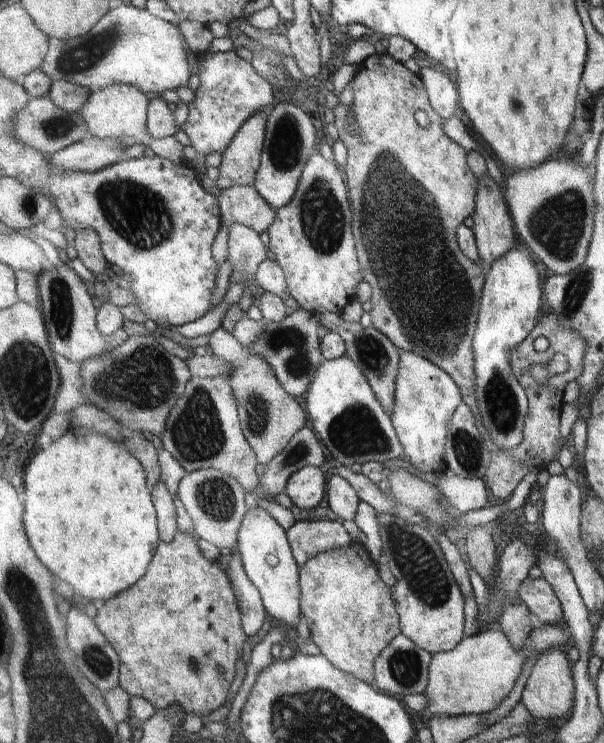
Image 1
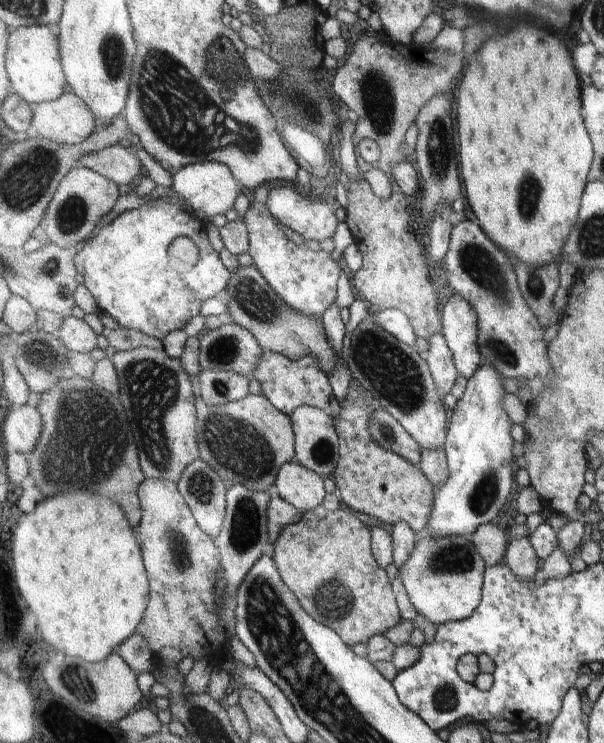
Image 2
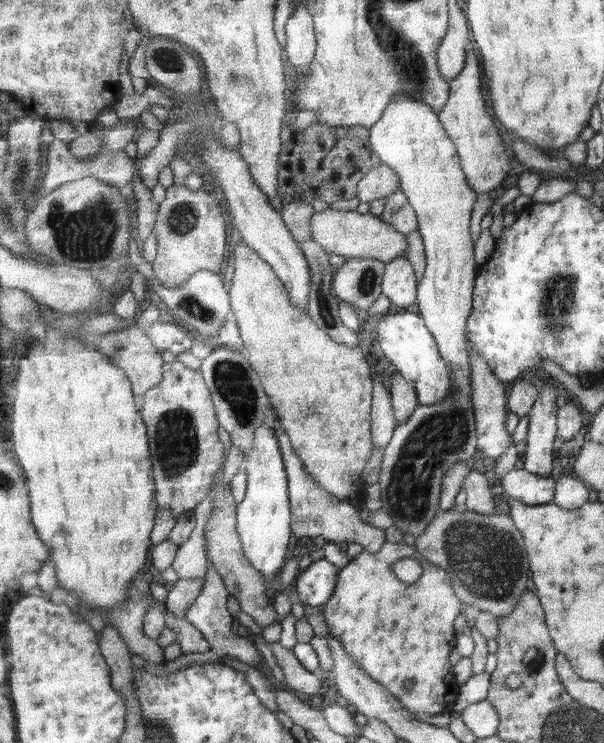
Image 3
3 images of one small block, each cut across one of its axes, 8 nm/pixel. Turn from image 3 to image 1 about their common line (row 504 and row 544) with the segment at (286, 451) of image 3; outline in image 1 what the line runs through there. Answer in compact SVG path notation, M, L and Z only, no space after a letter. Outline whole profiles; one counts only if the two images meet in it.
M297 521L287 534L301 567L318 554L348 549L353 544L349 532L338 521Z

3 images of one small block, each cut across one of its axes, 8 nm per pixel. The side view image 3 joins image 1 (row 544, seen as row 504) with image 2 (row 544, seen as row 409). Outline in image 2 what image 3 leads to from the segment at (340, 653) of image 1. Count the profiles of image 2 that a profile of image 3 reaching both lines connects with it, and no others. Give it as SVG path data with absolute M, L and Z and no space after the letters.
M321 505L315 511L304 513L303 520L283 529L274 546L273 560L279 568L283 582L291 588L291 592L295 592L295 596L299 596L303 608L316 621L338 632L349 646L352 647L354 644L367 646L374 636L384 635L385 632L402 623L403 618L395 598L392 580L389 580L387 572L372 551L371 529L369 530L347 509L329 512L324 505Z

